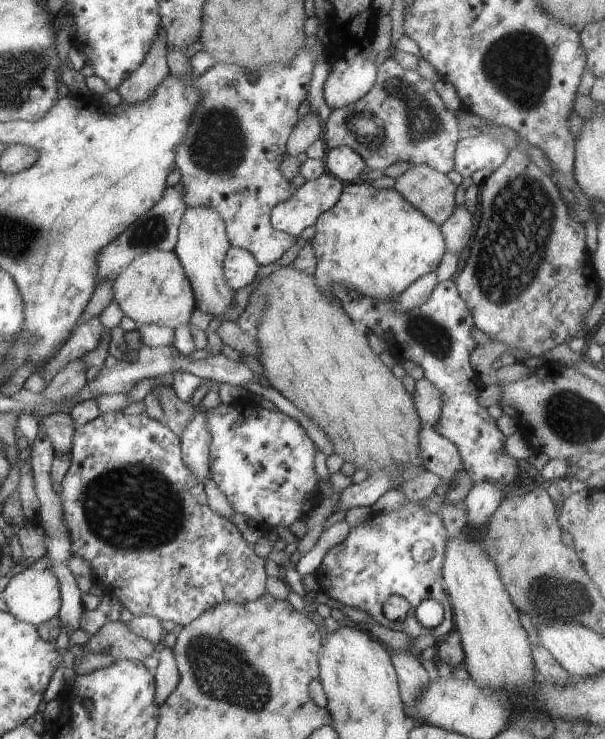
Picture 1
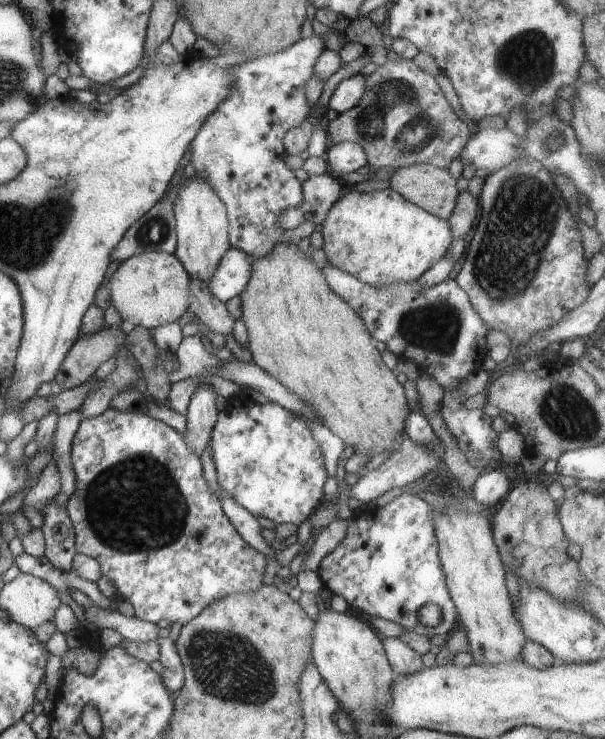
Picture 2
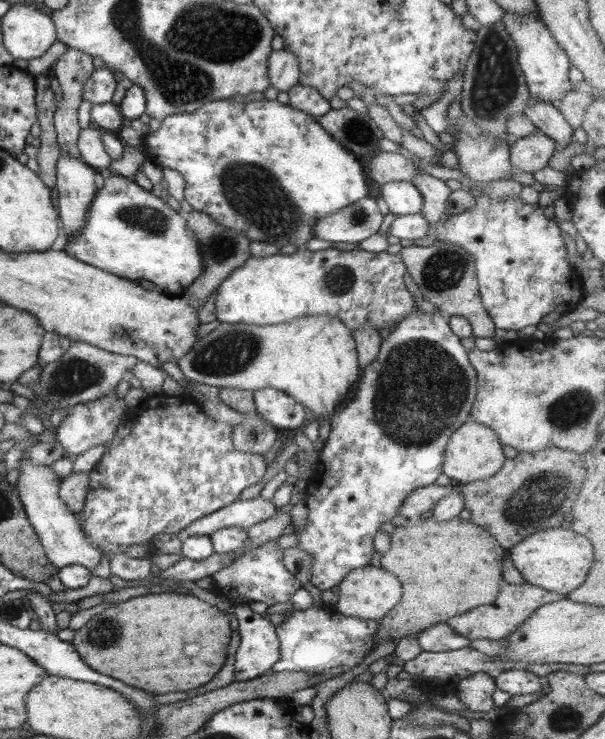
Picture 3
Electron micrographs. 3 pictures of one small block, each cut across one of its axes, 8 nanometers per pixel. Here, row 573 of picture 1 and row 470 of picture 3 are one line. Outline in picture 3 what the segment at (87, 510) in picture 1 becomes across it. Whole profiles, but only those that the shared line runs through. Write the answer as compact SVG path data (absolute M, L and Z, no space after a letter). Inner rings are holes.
M162 392L150 396L141 407L140 416L138 416L134 426L132 426L130 434L124 436L124 438L116 439L114 444L111 444L108 449L105 449L106 453L102 455L93 470L89 472L86 502L84 503L84 507L80 509L80 515L77 518L83 532L89 537L90 543L95 549L114 552L114 554L126 553L128 552L128 548L132 548L132 546L146 546L156 534L178 535L180 530L184 530L184 528L190 526L194 521L200 520L200 518L215 513L221 508L239 500L242 490L260 483L267 469L264 455L240 452L234 448L232 444L232 430L234 430L234 425L209 418L202 411L202 407L192 397L184 395L171 396L165 395Z

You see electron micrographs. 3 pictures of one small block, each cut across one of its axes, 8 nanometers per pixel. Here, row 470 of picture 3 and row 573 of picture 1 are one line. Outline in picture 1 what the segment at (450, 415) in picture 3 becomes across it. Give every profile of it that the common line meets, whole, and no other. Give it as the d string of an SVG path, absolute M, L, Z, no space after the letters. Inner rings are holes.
M406 499L402 508L372 514L360 525L353 526L343 542L326 552L314 576L320 590L332 600L364 610L378 624L404 632L410 638L431 635L440 642L455 629L452 606L443 584L442 566L447 538L447 530L440 515L426 510L424 501ZM392 595L402 596L410 604L404 621L390 622L384 616L384 603ZM429 599L440 602L444 608L444 620L436 628L424 628L414 616L414 608Z

